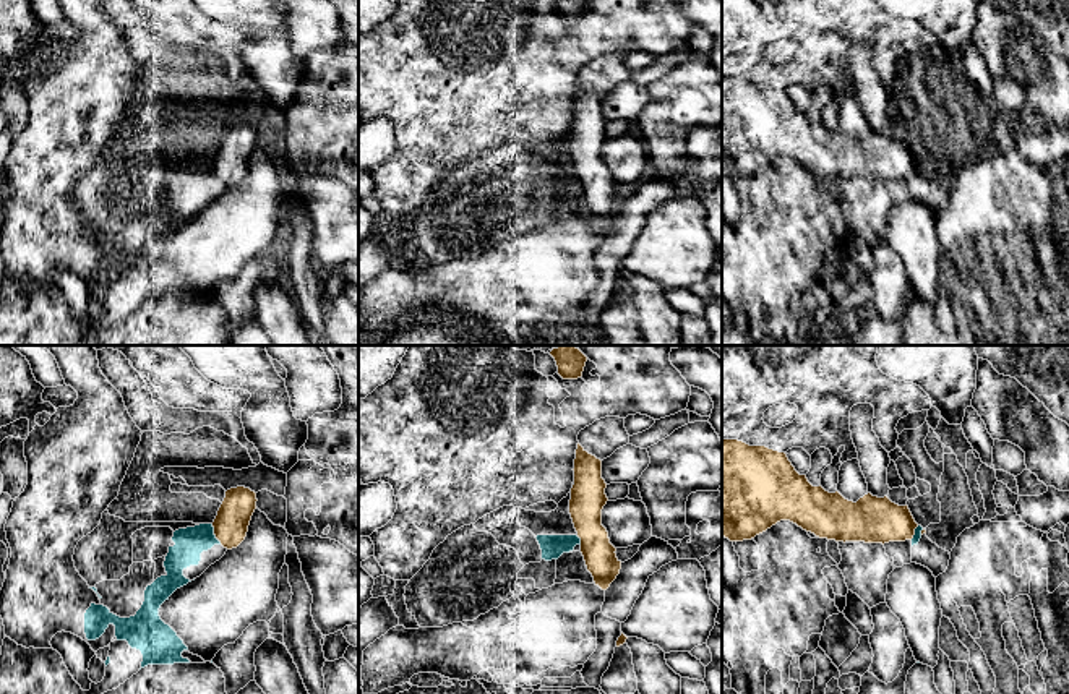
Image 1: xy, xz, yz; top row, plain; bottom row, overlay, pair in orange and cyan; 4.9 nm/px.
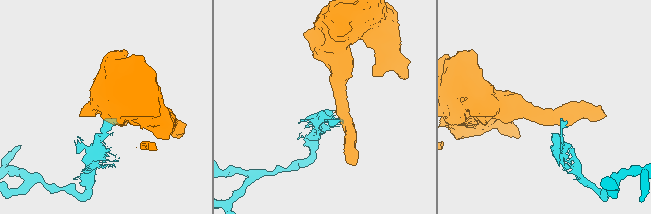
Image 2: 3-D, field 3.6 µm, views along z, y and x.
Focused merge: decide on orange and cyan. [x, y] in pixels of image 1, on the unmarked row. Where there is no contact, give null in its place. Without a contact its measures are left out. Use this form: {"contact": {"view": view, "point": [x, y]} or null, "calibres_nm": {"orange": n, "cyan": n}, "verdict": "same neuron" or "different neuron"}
{"contact": {"view": "xy", "point": [214, 171]}, "calibres_nm": {"orange": 170, "cyan": 150}, "verdict": "different neuron"}

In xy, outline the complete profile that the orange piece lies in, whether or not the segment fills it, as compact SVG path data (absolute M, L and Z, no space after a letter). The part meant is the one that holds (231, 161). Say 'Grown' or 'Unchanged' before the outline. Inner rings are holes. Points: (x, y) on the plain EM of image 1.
Unchanged. M245 123L225 128L213 159L214 172L224 185L237 185L245 177L256 138L256 130Z

